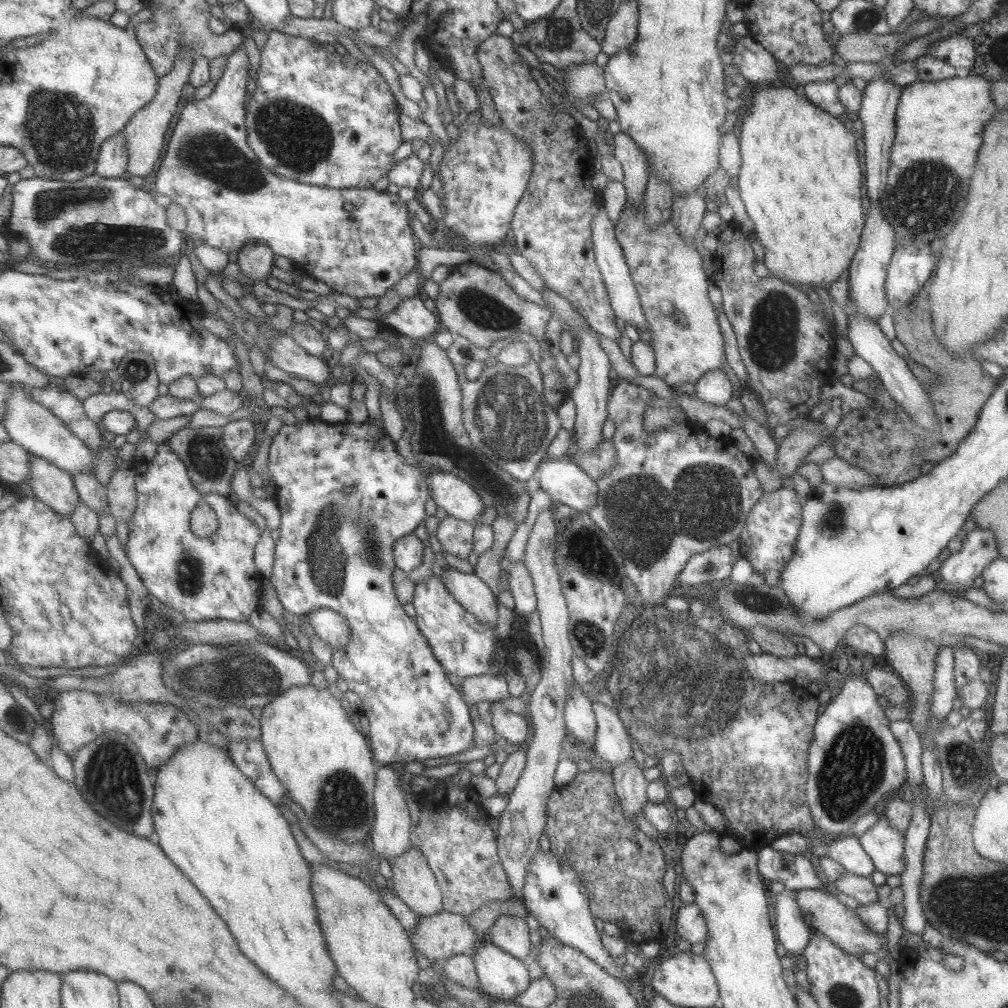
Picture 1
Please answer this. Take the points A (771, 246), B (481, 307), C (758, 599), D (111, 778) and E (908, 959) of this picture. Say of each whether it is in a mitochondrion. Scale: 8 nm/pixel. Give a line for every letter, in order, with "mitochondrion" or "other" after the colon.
A: other
B: mitochondrion
C: mitochondrion
D: mitochondrion
E: other

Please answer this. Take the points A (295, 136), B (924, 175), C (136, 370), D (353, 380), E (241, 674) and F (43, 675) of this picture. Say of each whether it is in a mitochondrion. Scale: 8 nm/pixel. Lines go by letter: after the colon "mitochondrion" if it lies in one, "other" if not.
A: mitochondrion
B: mitochondrion
C: mitochondrion
D: other
E: mitochondrion
F: other

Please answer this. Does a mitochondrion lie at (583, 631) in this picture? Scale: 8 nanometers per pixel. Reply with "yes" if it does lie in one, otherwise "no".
yes

